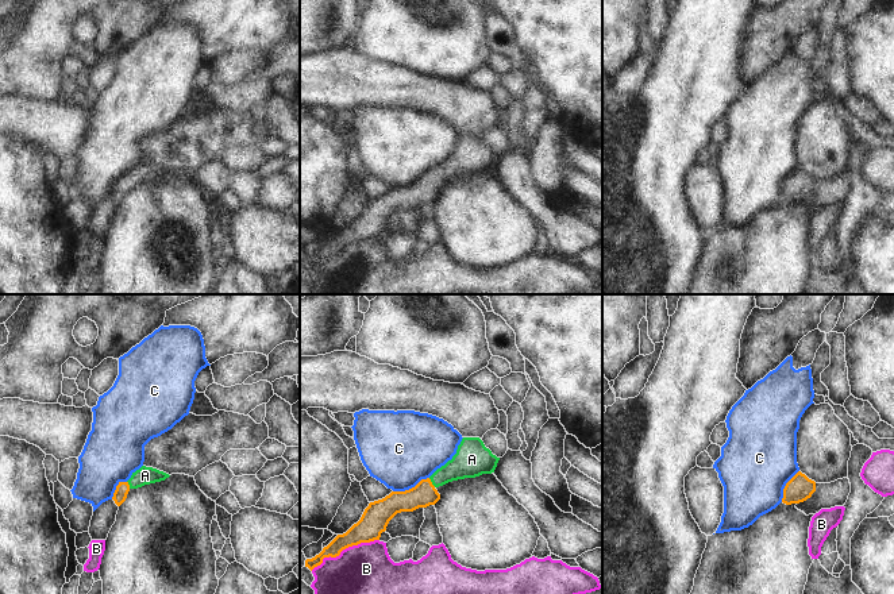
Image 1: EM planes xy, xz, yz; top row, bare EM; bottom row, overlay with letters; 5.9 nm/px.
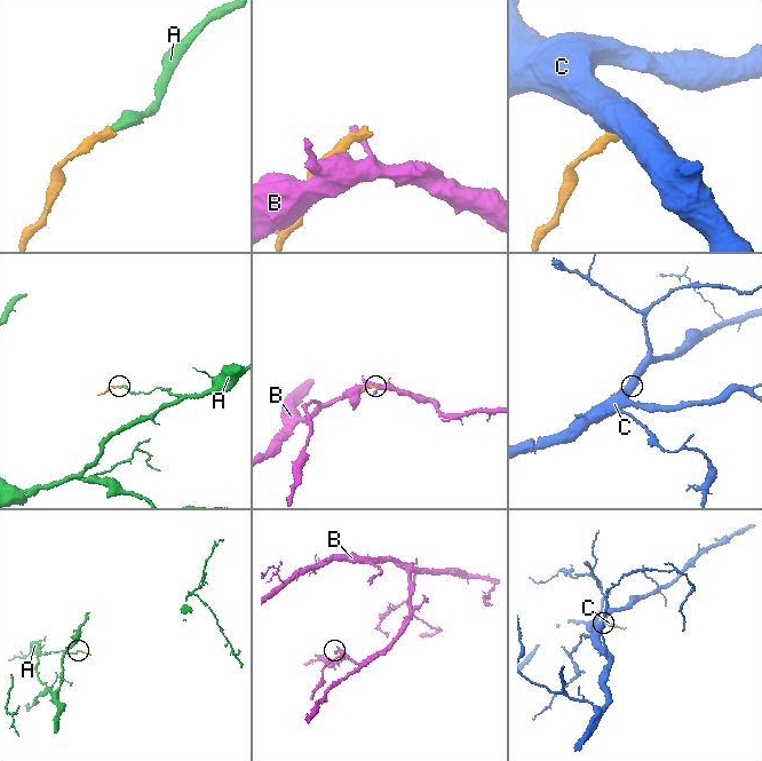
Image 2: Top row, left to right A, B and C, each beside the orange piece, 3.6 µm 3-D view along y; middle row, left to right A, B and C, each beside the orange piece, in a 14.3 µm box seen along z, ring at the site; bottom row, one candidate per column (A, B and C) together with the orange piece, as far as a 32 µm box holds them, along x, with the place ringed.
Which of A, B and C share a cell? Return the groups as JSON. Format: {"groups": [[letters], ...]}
{"groups": [["A"], ["B"], ["C"]]}

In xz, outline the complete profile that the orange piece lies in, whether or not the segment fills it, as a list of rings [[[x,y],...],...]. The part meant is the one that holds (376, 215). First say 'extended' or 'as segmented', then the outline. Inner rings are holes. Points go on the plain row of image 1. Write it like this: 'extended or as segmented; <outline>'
extended; [[[463,135],[456,151],[429,176],[421,177],[415,185],[405,189],[392,189],[382,197],[370,200],[361,217],[346,231],[338,232],[323,248],[305,258],[311,269],[323,261],[324,255],[336,255],[348,244],[379,238],[389,219],[401,209],[413,209],[419,205],[435,202],[440,197],[438,185],[448,180],[475,176],[494,170],[500,155],[485,144],[479,135]]]

